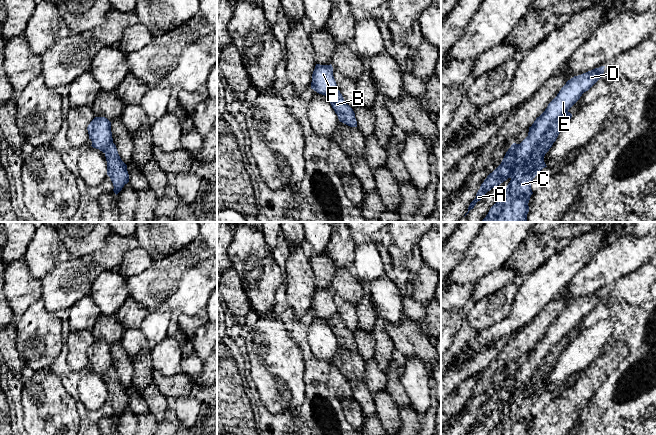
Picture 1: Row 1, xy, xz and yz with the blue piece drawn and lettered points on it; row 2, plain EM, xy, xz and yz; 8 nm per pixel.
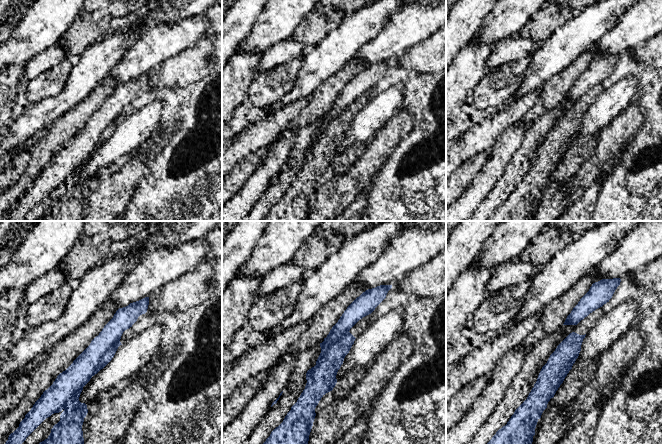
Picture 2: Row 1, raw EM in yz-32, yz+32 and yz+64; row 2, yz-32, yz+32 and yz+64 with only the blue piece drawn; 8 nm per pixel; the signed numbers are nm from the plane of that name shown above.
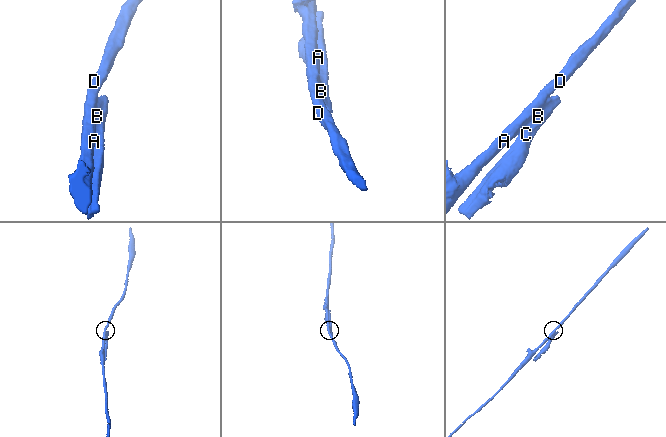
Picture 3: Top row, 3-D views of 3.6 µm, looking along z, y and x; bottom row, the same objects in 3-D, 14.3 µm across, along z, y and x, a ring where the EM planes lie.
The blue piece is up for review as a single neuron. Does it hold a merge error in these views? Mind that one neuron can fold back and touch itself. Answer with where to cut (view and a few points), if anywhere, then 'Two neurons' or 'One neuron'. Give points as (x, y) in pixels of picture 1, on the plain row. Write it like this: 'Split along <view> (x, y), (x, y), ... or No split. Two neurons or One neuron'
Split along yz (567, 334), (548, 352), (533, 376), (510, 401). Two neurons

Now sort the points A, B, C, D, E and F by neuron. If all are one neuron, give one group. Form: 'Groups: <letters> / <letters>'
Groups: A D E F / B C

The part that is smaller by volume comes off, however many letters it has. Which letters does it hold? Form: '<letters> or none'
B, C

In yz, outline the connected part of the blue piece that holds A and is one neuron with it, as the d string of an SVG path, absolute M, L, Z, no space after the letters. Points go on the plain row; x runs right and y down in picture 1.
M605 290L574 300L566 306L557 320L548 328L545 335L529 351L528 360L520 367L513 367L506 376L501 388L490 397L470 427L468 435L474 432L492 412L511 402L514 395L533 377L548 352L567 336L603 299Z

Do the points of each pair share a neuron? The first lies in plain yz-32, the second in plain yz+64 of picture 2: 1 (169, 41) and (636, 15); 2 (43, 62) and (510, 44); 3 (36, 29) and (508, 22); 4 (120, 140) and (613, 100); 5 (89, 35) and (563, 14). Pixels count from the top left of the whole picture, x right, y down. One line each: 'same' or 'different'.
1: same
2: same
3: same
4: same
5: same

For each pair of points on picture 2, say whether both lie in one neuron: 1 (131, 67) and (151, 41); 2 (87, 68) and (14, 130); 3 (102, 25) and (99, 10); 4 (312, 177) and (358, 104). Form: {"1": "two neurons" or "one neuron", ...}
{"1": "one neuron", "2": "one neuron", "3": "two neurons", "4": "one neuron"}

